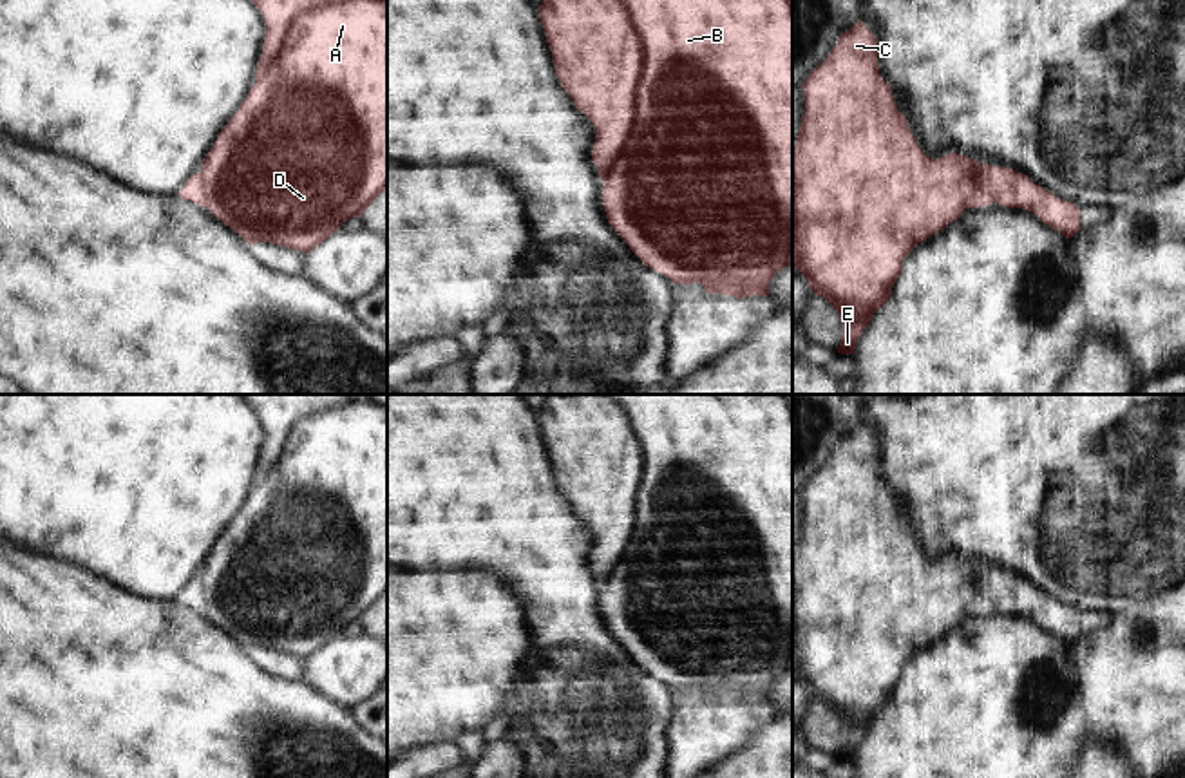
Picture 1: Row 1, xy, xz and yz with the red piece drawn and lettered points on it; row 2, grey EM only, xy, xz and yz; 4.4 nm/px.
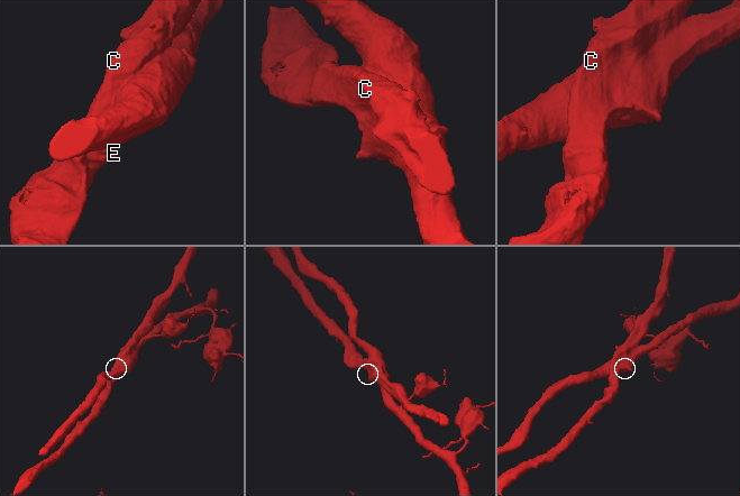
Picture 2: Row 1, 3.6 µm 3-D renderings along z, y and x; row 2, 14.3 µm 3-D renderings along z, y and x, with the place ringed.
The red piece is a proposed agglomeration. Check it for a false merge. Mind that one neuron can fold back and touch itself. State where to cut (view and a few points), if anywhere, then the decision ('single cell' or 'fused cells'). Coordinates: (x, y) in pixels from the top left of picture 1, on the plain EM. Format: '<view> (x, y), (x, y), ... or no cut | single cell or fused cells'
xz (614, 395), (646, 451), (646, 478), (634, 543), (605, 588) | fused cells

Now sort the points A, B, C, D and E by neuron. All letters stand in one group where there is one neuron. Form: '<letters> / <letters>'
A B D / C E

